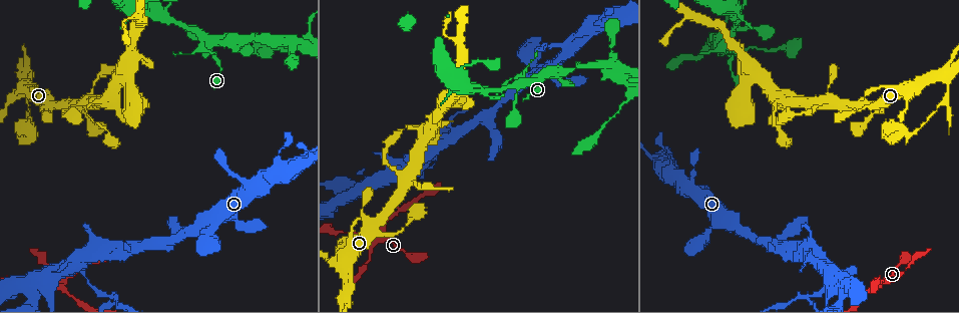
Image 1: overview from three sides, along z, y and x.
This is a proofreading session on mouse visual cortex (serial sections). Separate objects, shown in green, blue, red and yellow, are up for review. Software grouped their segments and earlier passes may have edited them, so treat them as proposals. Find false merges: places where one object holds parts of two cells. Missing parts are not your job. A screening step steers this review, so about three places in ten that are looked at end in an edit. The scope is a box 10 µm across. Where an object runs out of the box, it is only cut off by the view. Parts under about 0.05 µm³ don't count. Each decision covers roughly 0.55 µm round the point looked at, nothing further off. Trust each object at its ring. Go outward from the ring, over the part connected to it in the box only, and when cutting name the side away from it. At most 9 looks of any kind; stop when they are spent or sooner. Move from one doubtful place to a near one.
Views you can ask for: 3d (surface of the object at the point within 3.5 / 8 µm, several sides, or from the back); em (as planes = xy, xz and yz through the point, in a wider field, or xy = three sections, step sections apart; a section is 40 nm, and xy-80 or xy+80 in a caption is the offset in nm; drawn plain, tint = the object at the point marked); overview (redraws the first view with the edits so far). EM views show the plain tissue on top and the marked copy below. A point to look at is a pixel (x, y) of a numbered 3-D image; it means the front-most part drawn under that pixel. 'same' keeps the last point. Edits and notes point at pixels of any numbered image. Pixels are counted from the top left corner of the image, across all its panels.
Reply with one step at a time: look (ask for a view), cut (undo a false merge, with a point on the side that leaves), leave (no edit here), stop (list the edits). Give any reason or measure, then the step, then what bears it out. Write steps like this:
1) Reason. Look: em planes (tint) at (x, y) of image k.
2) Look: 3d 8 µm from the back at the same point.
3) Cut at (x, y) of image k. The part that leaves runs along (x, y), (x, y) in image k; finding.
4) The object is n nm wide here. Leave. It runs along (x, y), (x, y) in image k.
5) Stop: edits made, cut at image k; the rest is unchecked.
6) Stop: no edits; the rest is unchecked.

Sudden change in width. Look: 3d 3.5 µm at (486, 90) of image 1.

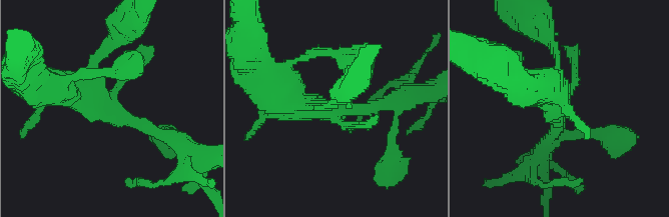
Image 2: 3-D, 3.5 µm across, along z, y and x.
The arms are 150, 200, 400 nm wide. Leave. All the same cell.

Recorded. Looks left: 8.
Abrupt turn. Look: 3d 3.5 µm at (938, 76) of image 1.

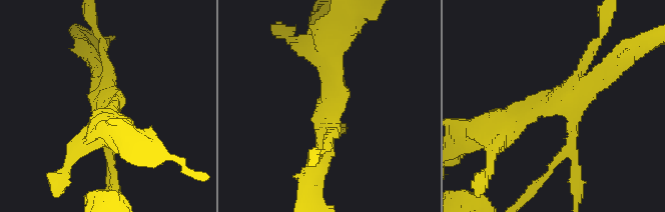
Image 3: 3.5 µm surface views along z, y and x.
4 arms meet here; the arms are 150, 150, 200, 300 nm wide. Look: em xy step 2 (tint) at (106, 101) of image 3.

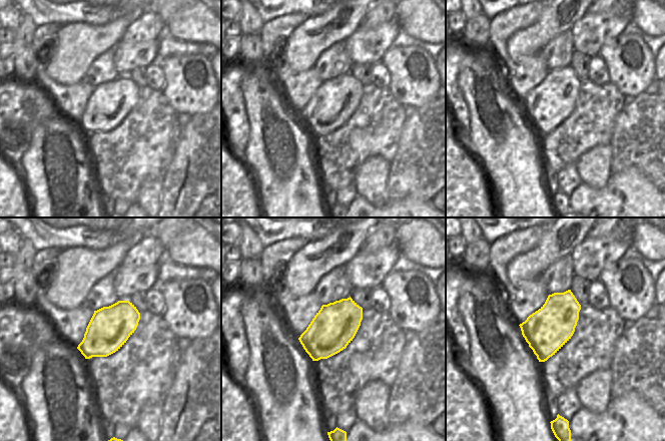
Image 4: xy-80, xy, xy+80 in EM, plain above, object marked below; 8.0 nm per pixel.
Leave. It runs along (495, 123), (564, 102), (575, 127), (562, 154) in image 3; all the same cell.

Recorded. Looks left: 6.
Branch point. Look: 3d 3.5 µm at (814, 260) of image 1.

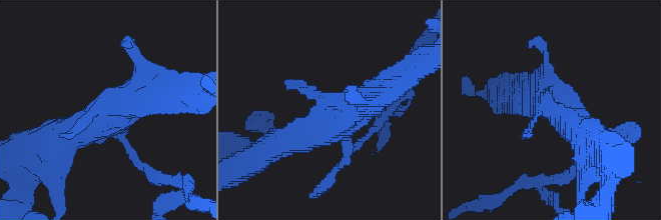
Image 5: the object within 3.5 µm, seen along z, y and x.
Look: em xy step 3 (tint) at (119, 113) of image 5.

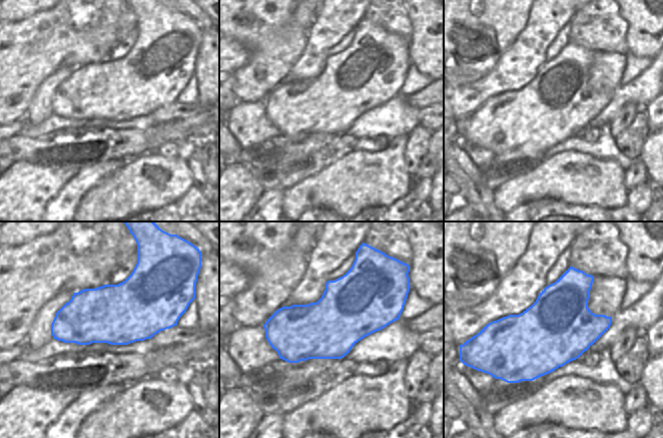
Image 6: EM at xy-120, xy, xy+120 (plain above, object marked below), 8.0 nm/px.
Cut at (331, 175) of image 5. Two cells meet here.

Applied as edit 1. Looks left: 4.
Four or more arms meet. Look: 3d 8 µm at (357, 192) of image 1.

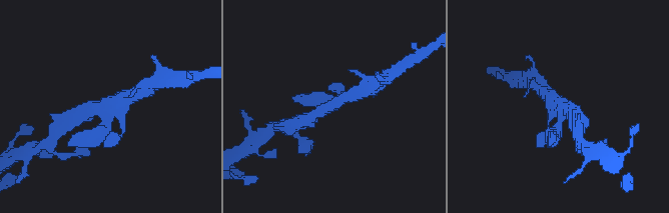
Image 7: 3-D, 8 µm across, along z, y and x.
Look: em xy step 3 (tint) at the same point.

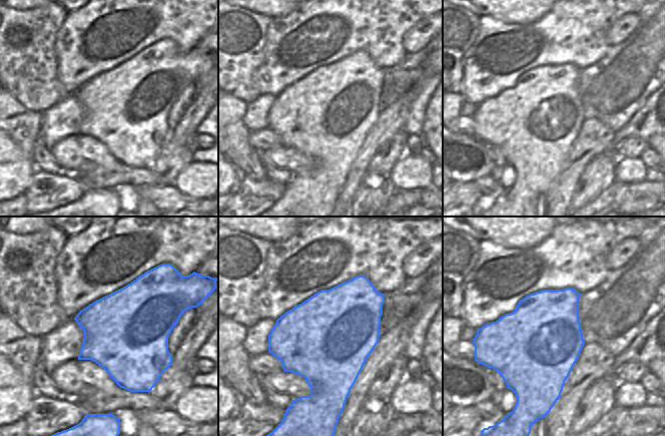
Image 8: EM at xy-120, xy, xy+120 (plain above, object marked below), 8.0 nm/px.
The object is 700 nm wide here. Leave. It runs along (355, 94), (344, 97), (309, 119) in image 7; continuous, no second cell.

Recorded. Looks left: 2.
Stop: edits made, cut at image 5; the rest is unchecked.

